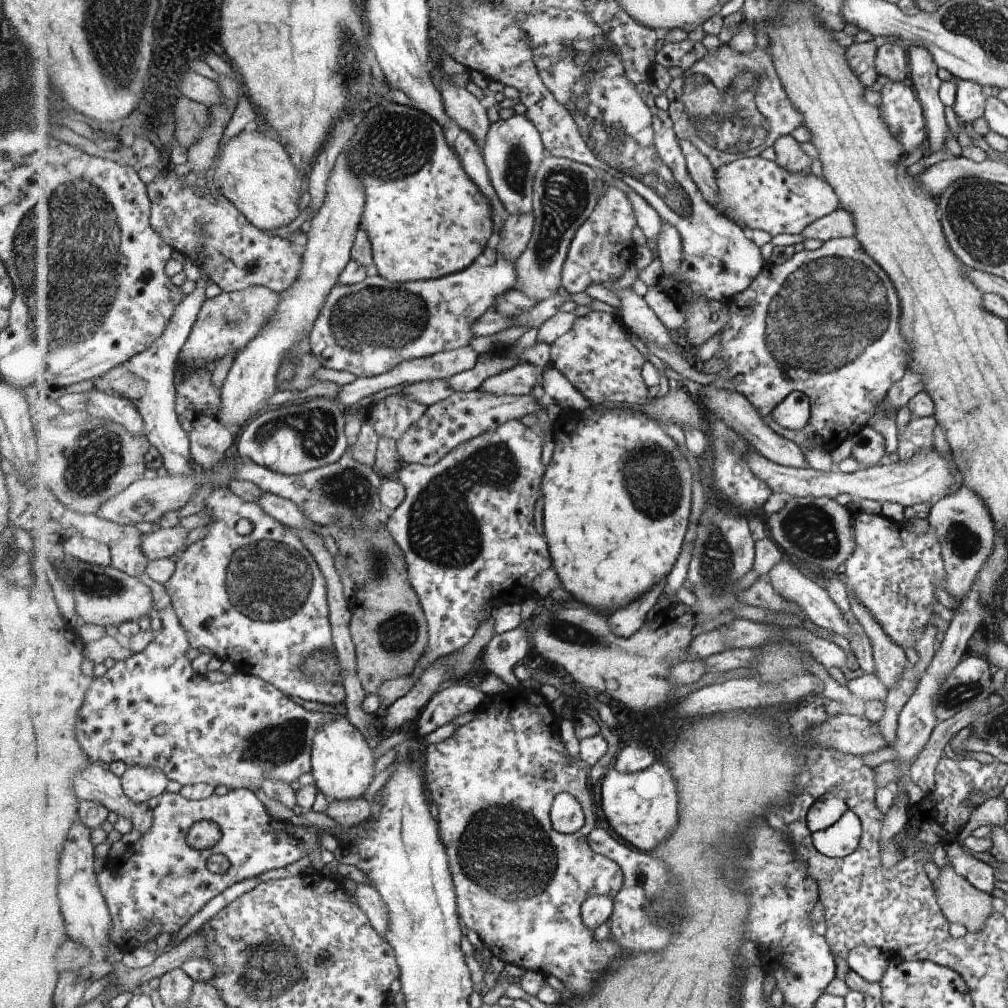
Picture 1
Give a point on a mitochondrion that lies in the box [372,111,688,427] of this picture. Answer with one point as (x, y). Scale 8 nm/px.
(566, 191)

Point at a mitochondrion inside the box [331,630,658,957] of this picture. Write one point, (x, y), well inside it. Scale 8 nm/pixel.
(504, 848)

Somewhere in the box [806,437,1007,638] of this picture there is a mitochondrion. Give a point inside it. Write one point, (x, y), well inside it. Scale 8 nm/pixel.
(964, 542)

